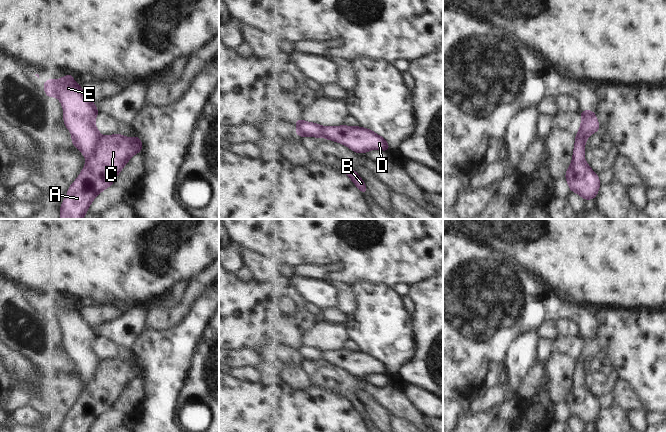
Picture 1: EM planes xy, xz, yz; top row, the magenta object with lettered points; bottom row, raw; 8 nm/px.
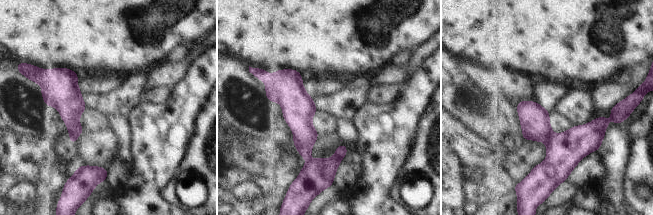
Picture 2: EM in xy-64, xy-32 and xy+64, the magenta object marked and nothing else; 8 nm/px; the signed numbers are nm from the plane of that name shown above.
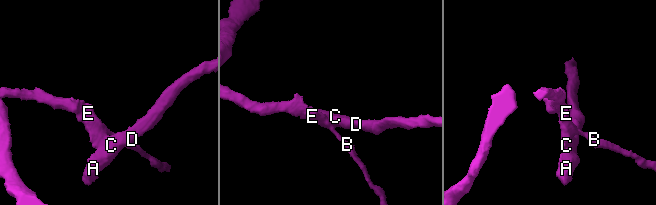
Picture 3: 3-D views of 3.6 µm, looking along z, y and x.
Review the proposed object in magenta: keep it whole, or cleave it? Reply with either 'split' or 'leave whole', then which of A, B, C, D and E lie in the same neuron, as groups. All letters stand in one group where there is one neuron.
split | A C D / B E

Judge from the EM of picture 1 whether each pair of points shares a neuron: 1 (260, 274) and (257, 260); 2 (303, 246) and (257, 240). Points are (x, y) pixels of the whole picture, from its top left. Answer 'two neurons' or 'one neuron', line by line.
1: one neuron
2: one neuron

